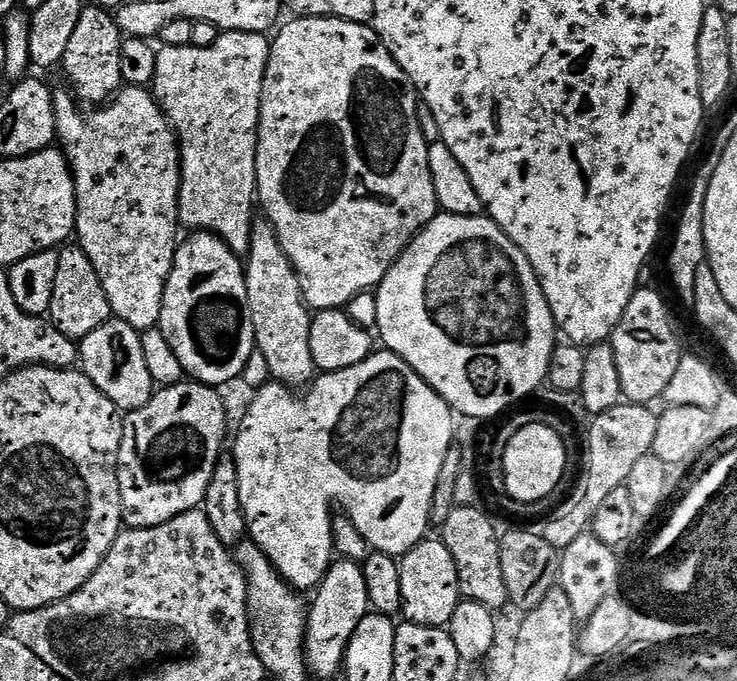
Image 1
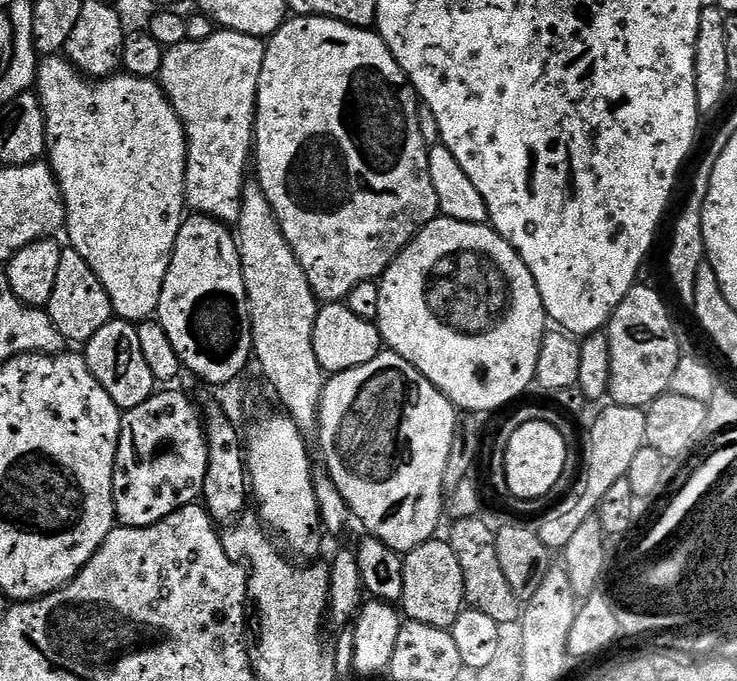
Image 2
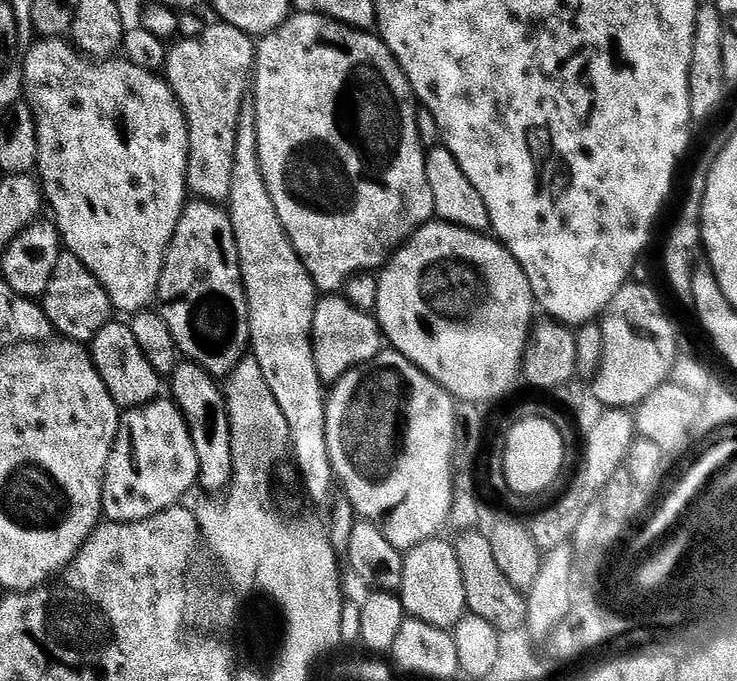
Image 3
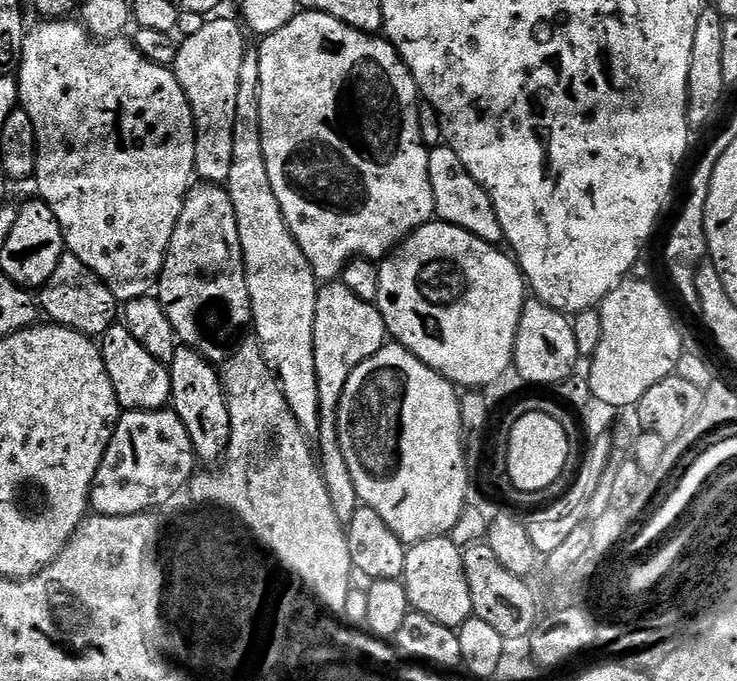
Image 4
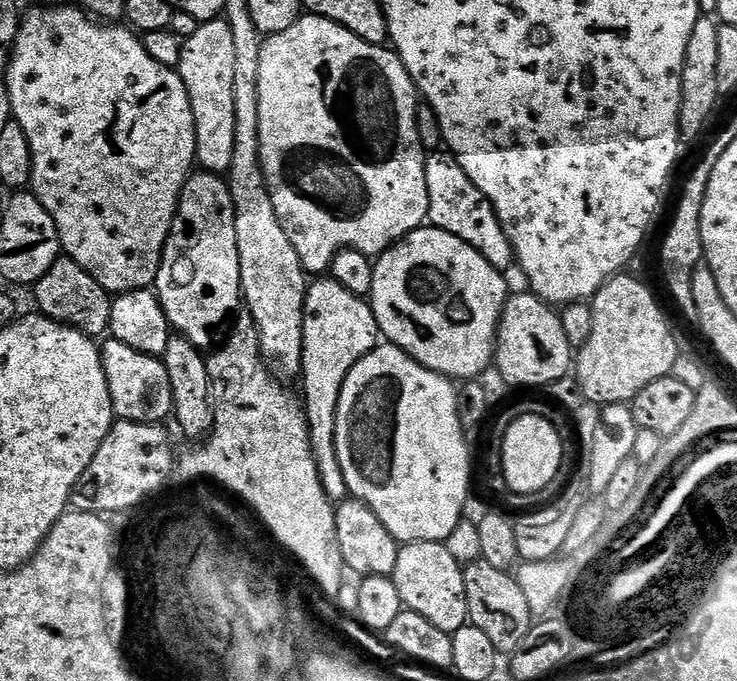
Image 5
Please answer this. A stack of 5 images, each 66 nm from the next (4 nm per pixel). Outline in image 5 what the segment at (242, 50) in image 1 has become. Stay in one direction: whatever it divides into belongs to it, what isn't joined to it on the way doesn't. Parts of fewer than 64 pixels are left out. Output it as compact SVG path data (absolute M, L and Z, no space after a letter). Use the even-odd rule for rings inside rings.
M224 18L203 21L197 33L188 36L180 45L178 71L188 91L190 106L196 123L196 158L201 169L213 174L227 173L234 152L234 37Z

